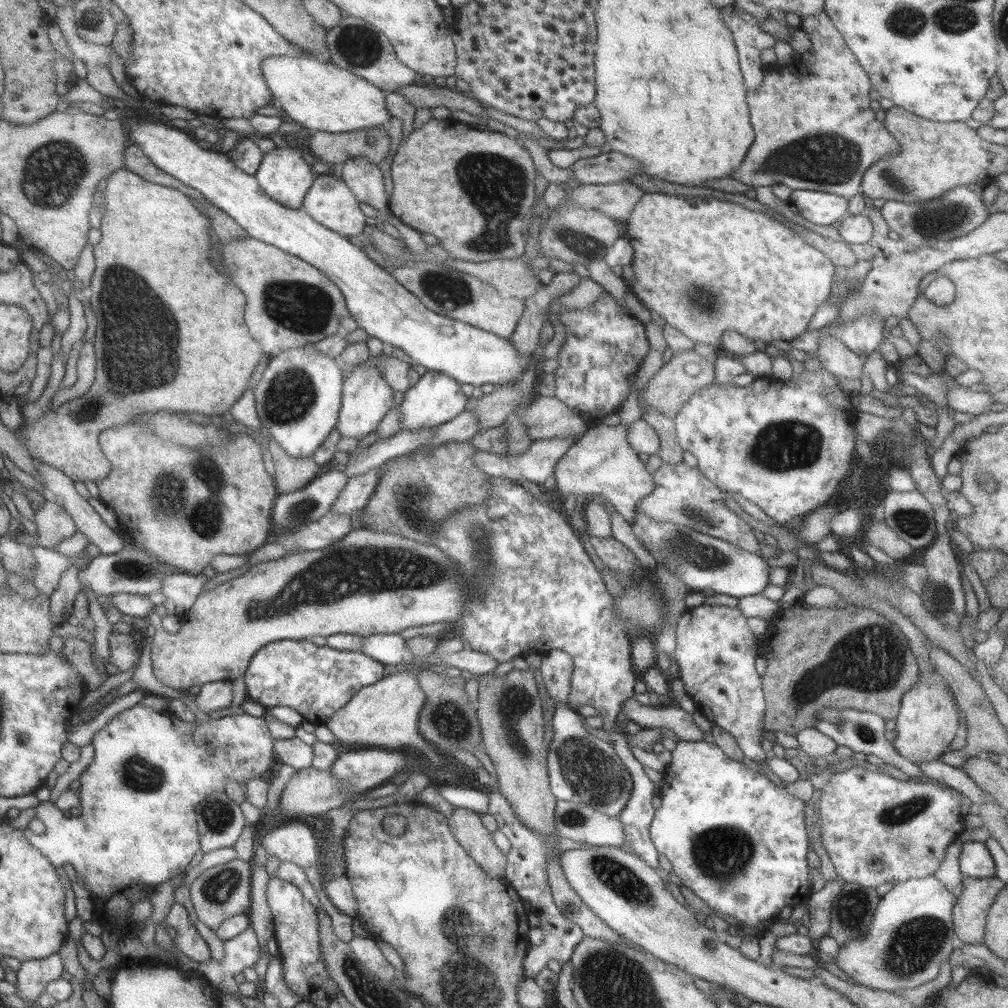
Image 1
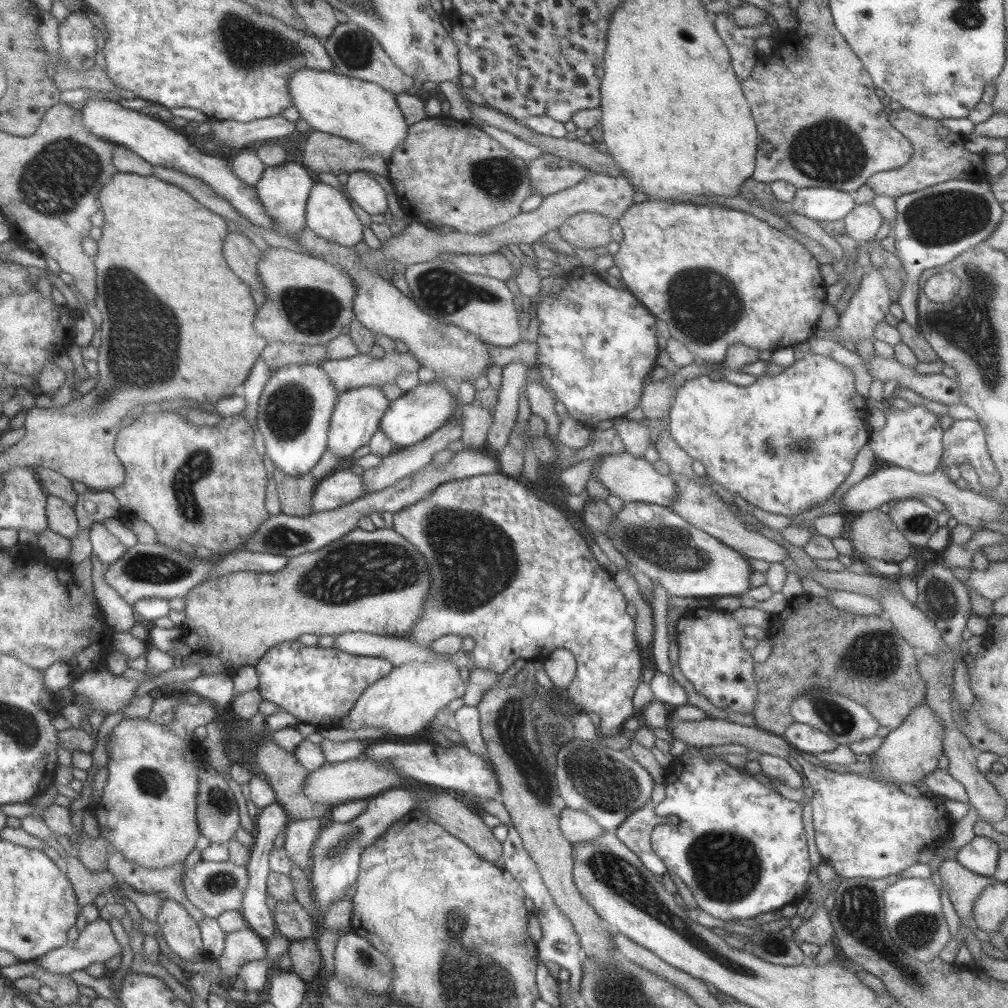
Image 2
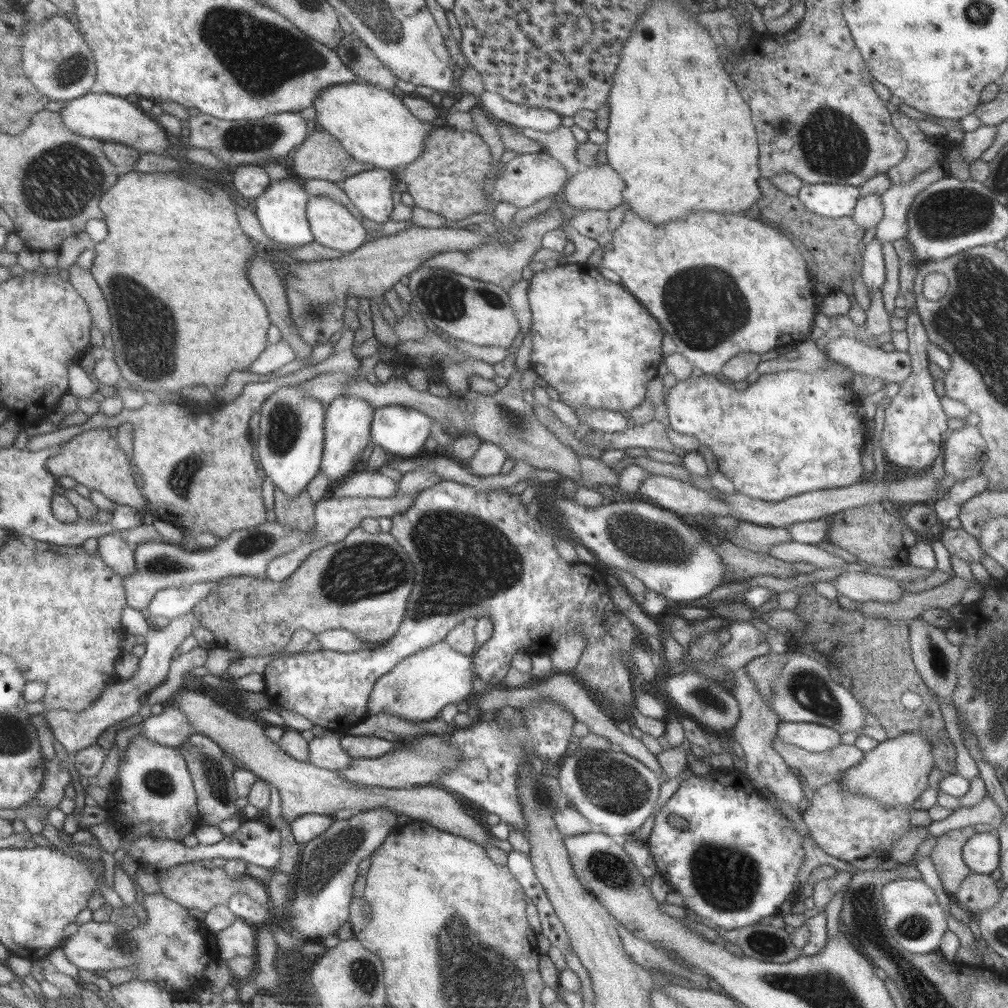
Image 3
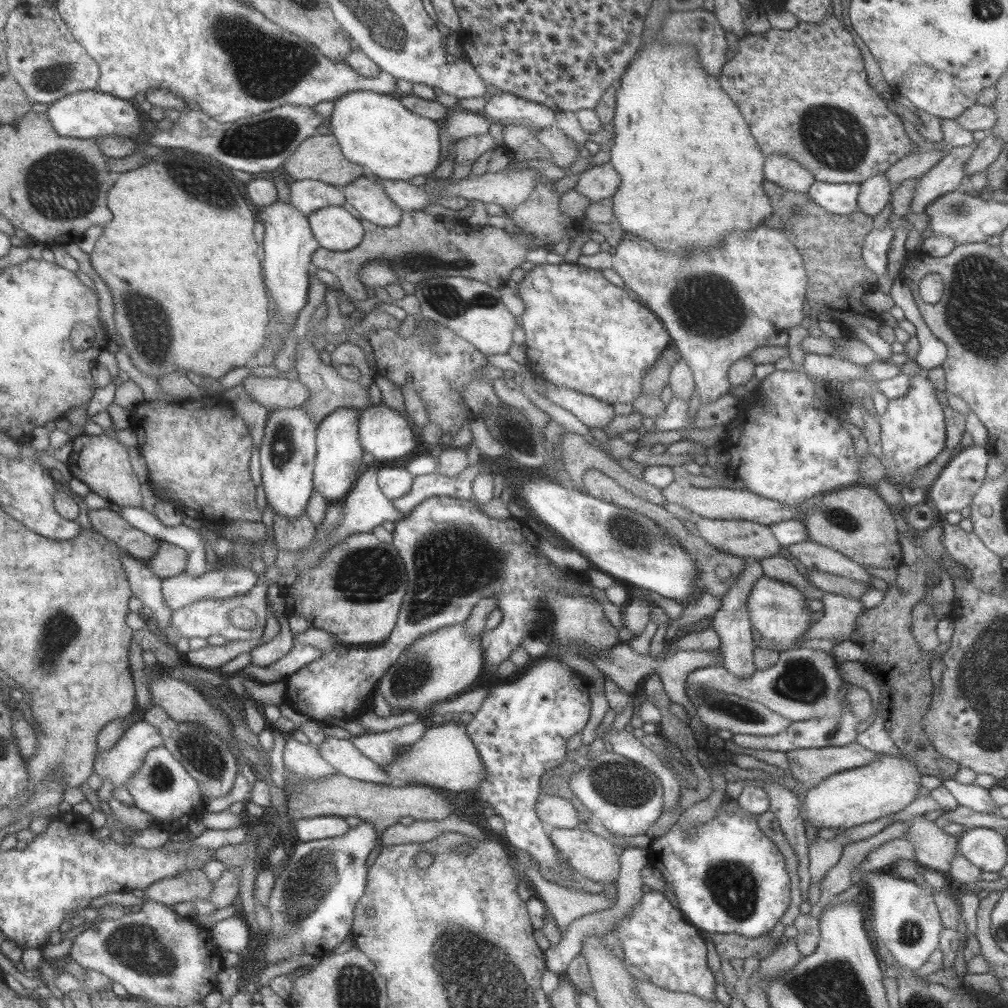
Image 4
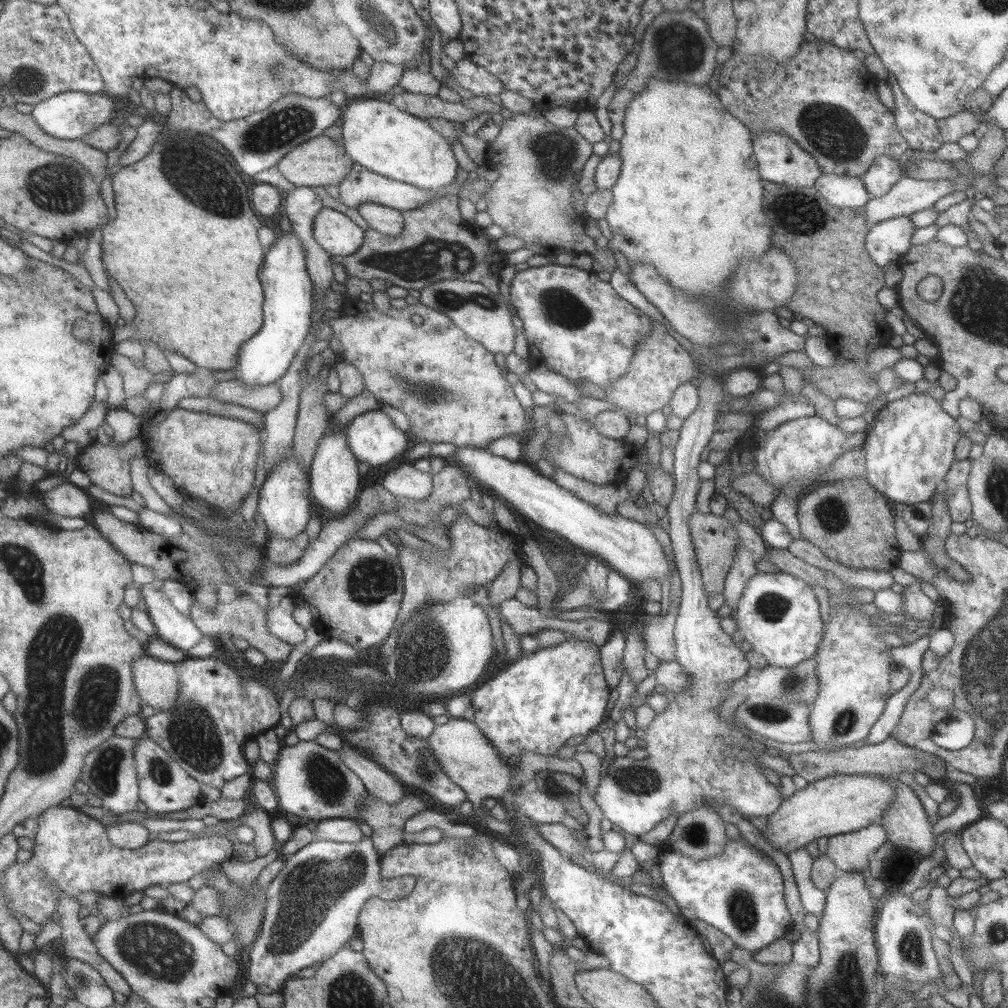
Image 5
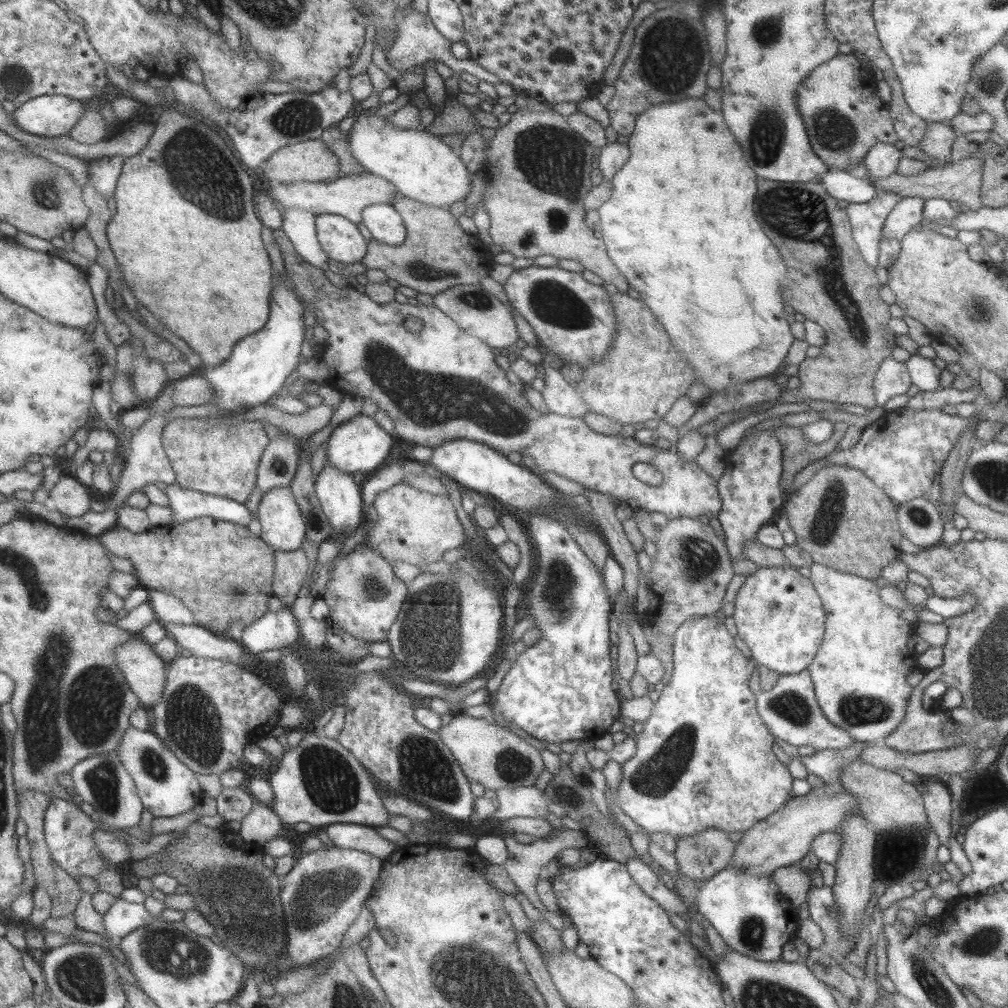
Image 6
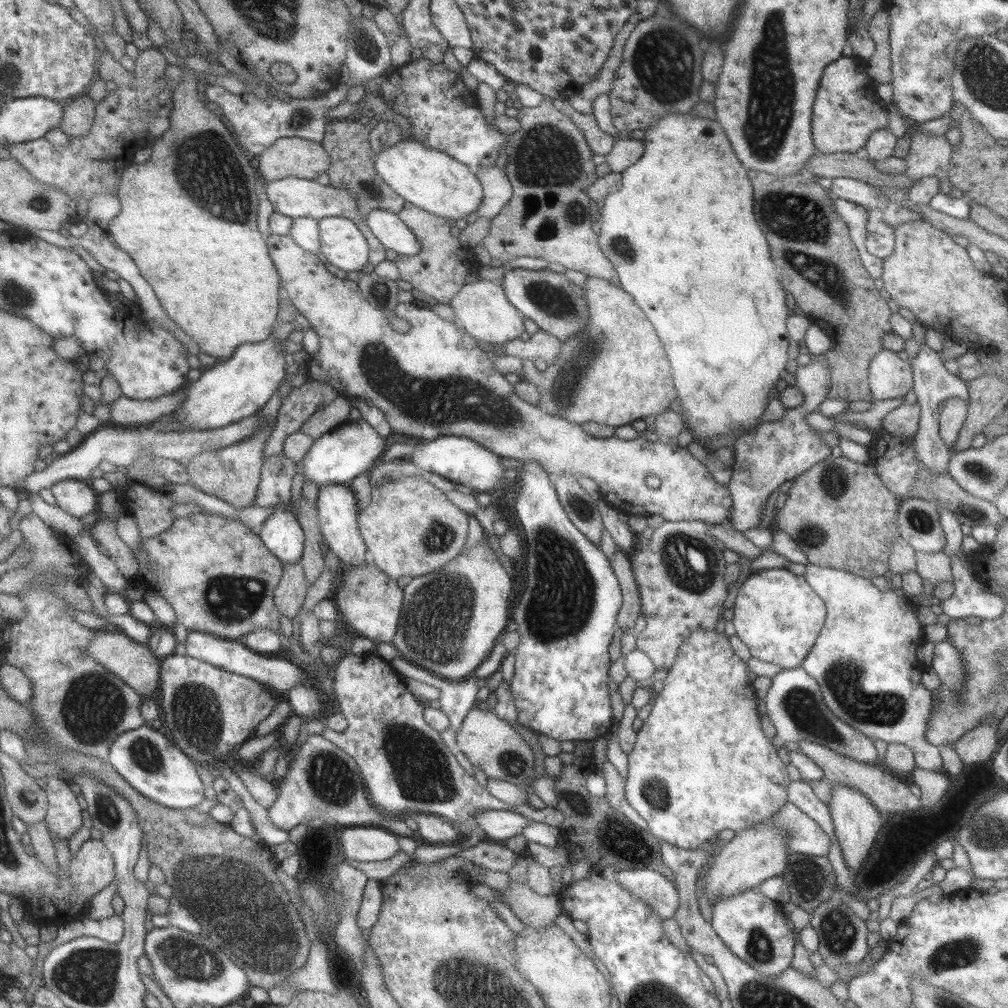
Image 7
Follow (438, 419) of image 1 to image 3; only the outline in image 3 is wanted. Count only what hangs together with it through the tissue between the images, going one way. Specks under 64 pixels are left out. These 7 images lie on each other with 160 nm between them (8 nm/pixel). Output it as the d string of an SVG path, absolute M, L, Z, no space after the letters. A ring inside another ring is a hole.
M413 407L375 408L370 424L371 444L383 448L389 455L415 457L429 436L431 421Z

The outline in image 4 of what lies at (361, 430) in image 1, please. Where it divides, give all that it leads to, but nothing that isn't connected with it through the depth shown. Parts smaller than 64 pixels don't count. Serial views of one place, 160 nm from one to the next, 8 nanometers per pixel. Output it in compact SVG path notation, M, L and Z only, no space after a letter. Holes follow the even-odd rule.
M339 407L320 420L316 430L316 455L313 467L312 483L314 489L329 501L341 501L355 484L360 475L359 466L363 464L361 456L363 449L358 437L360 410L353 407Z

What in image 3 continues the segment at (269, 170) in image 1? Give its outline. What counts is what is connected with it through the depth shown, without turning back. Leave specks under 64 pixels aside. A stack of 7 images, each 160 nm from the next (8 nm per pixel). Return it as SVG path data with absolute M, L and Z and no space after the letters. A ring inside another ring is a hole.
M289 175L282 180L270 180L259 196L251 201L251 209L256 214L263 232L275 245L275 251L284 252L287 248L297 248L313 241L313 235L306 219L306 204L308 194L299 180L294 175Z

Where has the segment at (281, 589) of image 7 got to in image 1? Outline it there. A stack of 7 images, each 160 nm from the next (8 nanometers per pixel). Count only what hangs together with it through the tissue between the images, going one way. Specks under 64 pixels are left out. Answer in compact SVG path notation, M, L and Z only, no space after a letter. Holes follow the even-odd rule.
M269 436L266 448L274 464L274 482L278 494L287 494L303 488L318 473L318 465L311 457L293 458L289 456Z

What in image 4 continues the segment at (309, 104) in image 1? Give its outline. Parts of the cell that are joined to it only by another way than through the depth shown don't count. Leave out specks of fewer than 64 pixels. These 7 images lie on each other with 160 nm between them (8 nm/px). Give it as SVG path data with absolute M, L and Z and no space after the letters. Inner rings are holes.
M362 90L346 92L333 100L333 109L326 123L336 138L343 156L379 178L406 181L417 175L430 177L439 165L439 127L436 121L409 112L399 99L387 94Z

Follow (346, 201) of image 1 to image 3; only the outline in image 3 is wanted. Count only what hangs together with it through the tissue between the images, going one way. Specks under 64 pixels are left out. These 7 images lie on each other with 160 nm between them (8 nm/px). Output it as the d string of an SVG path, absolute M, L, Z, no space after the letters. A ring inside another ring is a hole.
M308 196L306 219L317 244L341 253L361 247L367 230L354 218L344 204L328 196Z

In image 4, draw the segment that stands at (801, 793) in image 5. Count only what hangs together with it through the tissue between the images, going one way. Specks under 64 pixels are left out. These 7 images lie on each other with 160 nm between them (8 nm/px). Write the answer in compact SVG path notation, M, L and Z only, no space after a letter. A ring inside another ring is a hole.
M885 754L867 766L833 774L820 781L819 785L807 789L803 802L799 804L801 820L817 828L824 826L834 830L889 817L916 800L921 776L907 758Z

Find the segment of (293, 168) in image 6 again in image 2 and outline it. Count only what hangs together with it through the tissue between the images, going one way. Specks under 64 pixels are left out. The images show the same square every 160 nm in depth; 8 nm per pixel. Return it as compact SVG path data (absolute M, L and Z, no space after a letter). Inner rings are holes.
M313 131L308 136L302 150L301 162L308 170L312 170L317 174L319 172L330 172L336 176L342 172L350 173L356 170L369 170L369 172L374 172L379 176L386 178L388 176L387 158L384 158L383 155L370 153L359 143L326 132Z

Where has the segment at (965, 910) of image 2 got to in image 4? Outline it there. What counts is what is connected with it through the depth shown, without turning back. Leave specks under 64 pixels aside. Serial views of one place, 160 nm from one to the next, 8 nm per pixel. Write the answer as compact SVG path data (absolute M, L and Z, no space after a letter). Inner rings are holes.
M925 815L913 817L907 821L910 826L904 834L904 839L908 840L915 851L915 861L921 865L923 869L931 869L939 873L949 873L952 860L958 855L958 839L959 835L949 835L941 829L939 822L928 821Z

